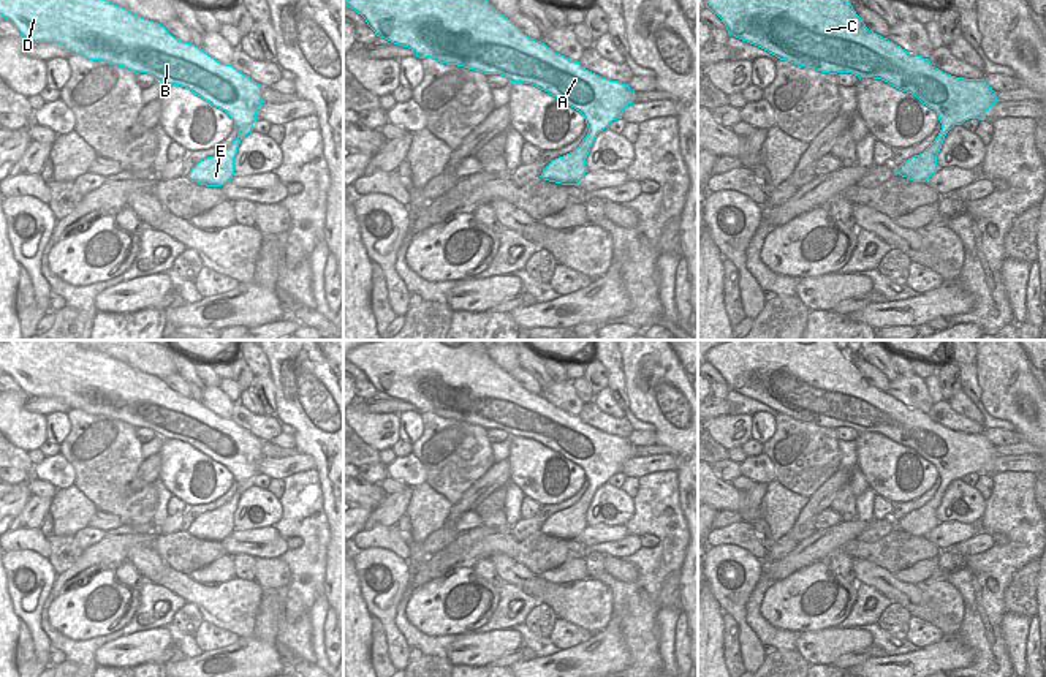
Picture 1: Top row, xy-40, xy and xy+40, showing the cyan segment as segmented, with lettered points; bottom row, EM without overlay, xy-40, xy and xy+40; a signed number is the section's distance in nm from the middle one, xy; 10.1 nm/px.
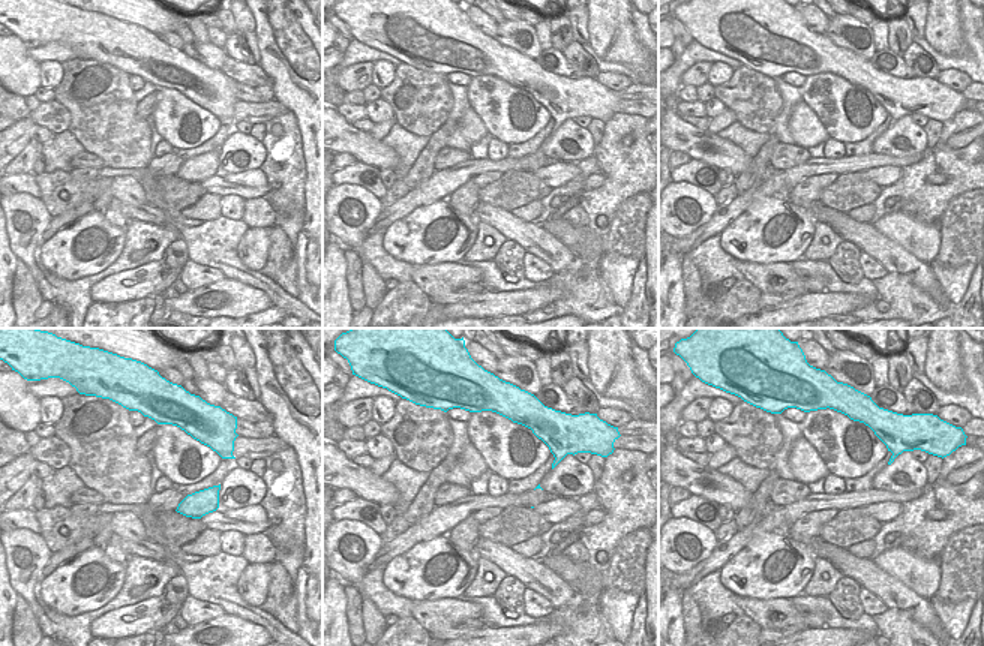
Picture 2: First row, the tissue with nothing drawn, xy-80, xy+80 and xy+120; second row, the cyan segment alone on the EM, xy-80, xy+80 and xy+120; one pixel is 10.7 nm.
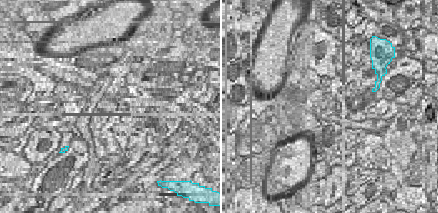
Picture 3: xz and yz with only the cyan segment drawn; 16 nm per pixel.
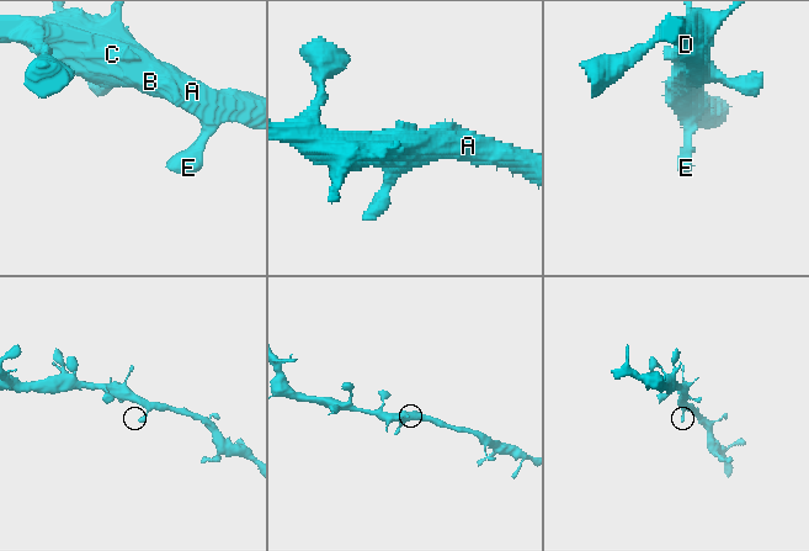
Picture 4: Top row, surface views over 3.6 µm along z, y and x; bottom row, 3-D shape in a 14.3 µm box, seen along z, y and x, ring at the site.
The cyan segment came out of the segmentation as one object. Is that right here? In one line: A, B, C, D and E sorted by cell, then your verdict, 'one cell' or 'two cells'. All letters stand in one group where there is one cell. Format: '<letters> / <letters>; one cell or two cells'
A B C D E; one cell

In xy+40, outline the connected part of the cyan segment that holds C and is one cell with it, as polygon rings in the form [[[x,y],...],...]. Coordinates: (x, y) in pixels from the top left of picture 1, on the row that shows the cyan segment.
[[[706,0],[706,8],[717,14],[730,35],[755,44],[780,60],[821,73],[851,73],[874,78],[915,95],[934,109],[942,123],[935,141],[919,155],[904,161],[896,172],[913,182],[926,182],[938,171],[937,155],[946,133],[968,119],[986,119],[986,111],[997,96],[984,79],[964,79],[943,73],[927,59],[910,54],[888,38],[866,27],[847,0]]]

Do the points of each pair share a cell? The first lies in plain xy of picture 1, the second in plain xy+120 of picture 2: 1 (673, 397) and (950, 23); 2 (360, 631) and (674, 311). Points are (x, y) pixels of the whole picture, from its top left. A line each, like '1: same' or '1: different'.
1: same
2: same

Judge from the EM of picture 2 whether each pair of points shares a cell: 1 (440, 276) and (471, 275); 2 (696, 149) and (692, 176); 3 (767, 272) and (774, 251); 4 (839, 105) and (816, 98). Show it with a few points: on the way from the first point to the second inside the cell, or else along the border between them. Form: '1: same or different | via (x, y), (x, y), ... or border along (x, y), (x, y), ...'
1: same | via (447, 276), (464, 275)
2: different | border along (692, 158), (719, 168)
3: different | border along (738, 260), (750, 263), (789, 263)
4: same | via (833, 99), (822, 98)

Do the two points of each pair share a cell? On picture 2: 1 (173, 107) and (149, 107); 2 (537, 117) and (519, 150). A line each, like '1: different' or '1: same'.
1: different
2: different

